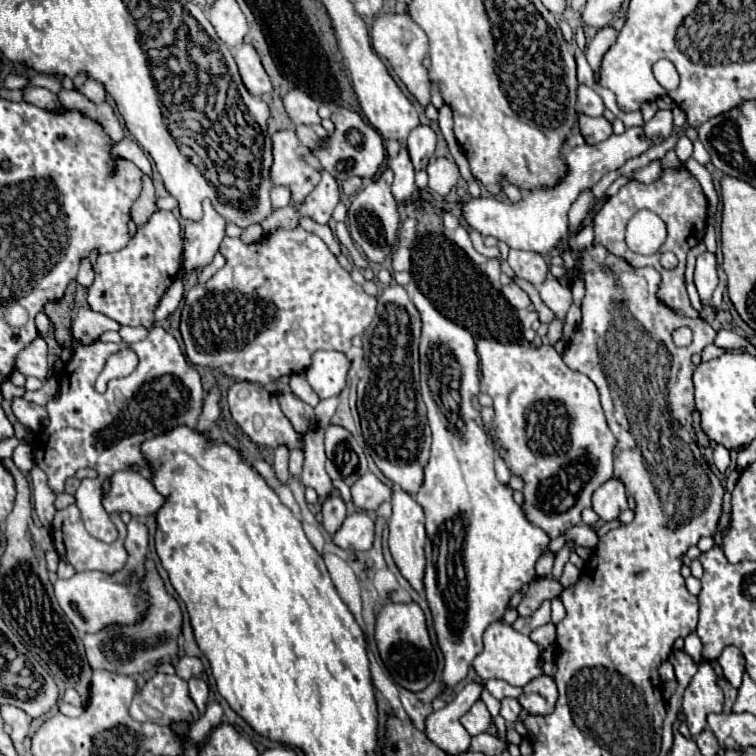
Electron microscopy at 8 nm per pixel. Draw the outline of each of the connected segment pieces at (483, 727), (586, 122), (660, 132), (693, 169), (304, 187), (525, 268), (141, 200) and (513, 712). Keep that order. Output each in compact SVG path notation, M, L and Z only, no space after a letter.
M479 699L463 717L461 717L461 725L475 737L475 735L481 735L487 731L491 723L491 715L485 707L485 703Z
M581 115L579 127L581 127L581 133L587 143L599 143L611 135L611 123L605 117Z
M657 111L651 121L645 123L645 135L655 139L657 143L667 139L673 131L673 113L671 111Z
M692 157L686 161L685 166L689 172L698 180L704 194L706 195L707 200L710 203L708 216L711 220L709 221L709 224L715 226L715 215L717 212L719 196L715 190L712 176L703 165L699 164Z
M295 131L273 133L273 167L271 181L287 185L293 203L299 203L319 183L319 161L307 147L301 147Z
M511 249L507 263L515 271L517 277L531 281L535 287L539 287L545 281L547 273L549 273L547 261L539 253L535 253L535 251Z
M143 173L141 181L143 181L141 195L137 197L137 201L131 207L131 219L135 221L135 225L143 225L149 219L151 211L155 211L155 189L153 189L151 177Z
M503 699L501 701L501 717L507 723L515 723L519 719L521 713L521 705L517 703L517 699Z

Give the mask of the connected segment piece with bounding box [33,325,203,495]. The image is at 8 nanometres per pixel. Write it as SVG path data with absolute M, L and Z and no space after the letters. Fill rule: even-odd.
M155 325L143 341L131 345L127 345L125 341L95 341L91 345L79 343L75 347L73 359L59 373L59 385L59 397L45 405L49 423L39 433L47 437L33 449L35 463L47 473L47 485L55 495L65 491L65 481L73 477L81 467L91 467L99 473L101 479L105 479L115 471L129 469L133 463L145 465L139 443L175 425L195 427L195 421L203 407L203 387L199 373L183 357L175 337L159 325ZM123 347L133 349L139 357L141 369L135 369L135 373L129 375L123 383L123 395L137 401L137 409L119 409L111 395L99 395L95 391L95 379L101 373L105 359ZM145 385L151 385L151 389L143 389Z

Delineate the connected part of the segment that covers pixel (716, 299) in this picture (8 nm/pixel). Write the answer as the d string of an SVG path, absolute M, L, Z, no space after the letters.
M717 263L717 272L719 275L719 284L713 293L713 305L715 305L715 308L720 309L723 294L726 290L727 278L722 266L719 263Z

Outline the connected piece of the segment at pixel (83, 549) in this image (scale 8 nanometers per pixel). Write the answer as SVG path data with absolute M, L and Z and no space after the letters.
M69 505L61 511L57 511L55 515L55 521L59 521L59 527L55 525L53 529L53 537L55 537L55 543L57 543L57 551L59 551L59 557L67 563L71 563L75 567L75 571L103 571L103 573L115 573L119 571L125 561L127 561L127 551L123 547L123 541L125 541L125 523L121 521L121 517L115 513L113 515L113 521L117 525L117 531L119 531L119 539L113 541L113 543L103 543L103 541L97 541L95 537L91 537L87 533L87 529L83 527L83 519L81 519L81 513L79 513L79 507L77 505Z

